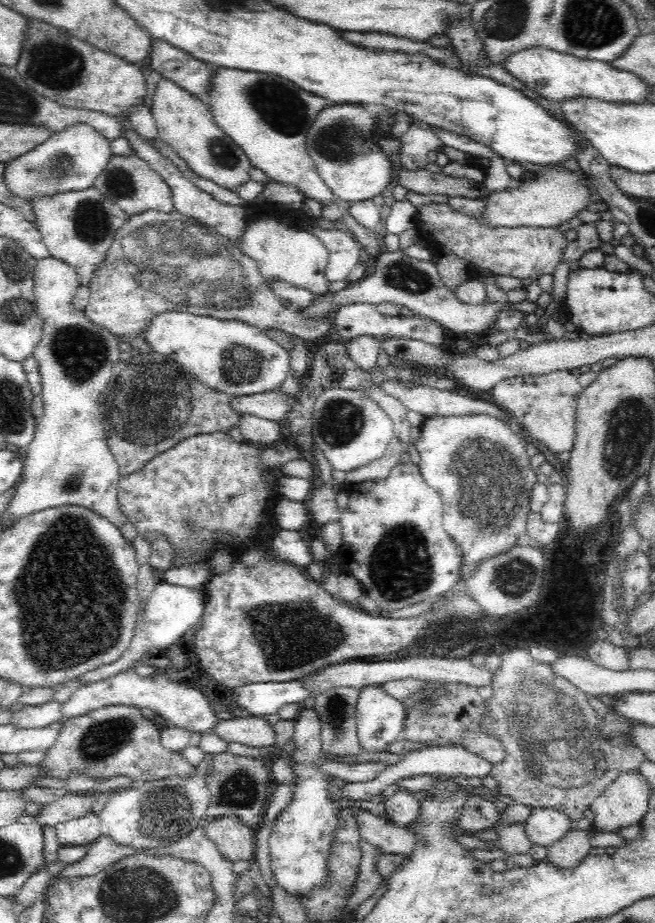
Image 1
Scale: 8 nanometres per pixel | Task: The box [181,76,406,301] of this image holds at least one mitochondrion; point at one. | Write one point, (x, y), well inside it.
(281, 108)

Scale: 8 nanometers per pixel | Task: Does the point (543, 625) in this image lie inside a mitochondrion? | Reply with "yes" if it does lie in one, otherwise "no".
no

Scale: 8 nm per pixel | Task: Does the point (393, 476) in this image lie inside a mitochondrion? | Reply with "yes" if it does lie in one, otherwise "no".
no

